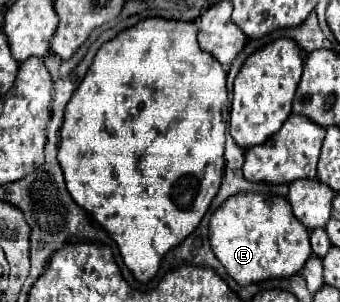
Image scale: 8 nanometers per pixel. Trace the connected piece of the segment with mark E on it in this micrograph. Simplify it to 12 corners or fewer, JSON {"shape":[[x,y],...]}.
{"shape":[[236,194],[210,246],[240,286],[298,274],[306,226],[278,196]]}

